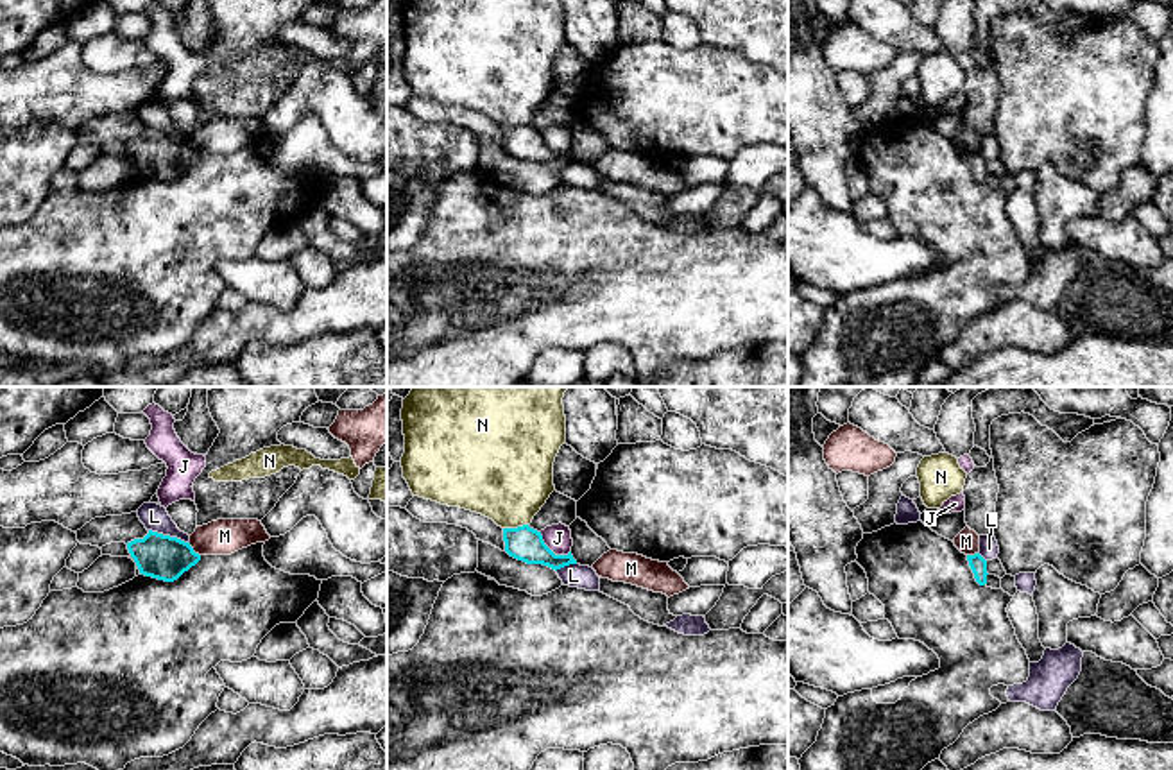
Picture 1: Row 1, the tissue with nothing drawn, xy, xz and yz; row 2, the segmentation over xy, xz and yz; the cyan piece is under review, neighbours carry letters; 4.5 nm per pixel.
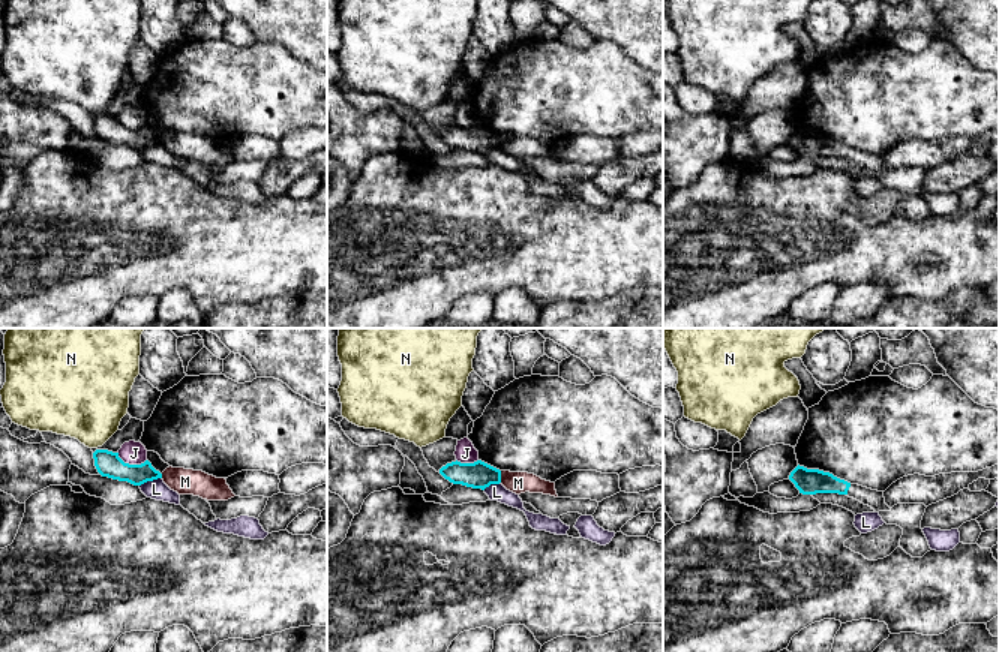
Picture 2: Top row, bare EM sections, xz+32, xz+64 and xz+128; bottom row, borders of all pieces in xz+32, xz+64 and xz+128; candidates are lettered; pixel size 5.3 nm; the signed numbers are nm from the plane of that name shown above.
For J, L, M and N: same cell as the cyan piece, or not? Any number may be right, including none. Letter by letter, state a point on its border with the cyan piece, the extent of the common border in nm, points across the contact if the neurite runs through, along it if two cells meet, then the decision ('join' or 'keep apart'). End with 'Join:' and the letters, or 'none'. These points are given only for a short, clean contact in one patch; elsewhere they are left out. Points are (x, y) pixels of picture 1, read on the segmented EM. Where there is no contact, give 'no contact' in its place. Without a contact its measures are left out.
J: xz (550, 550) | 170 nm | along xz (539, 532), (541, 539), (556, 554), (570, 552) | keep apart
L: xy (169, 536) | 200 nm | along xy (149, 529), (188, 543) | keep apart
M: xy (192, 550) | 80 nm | along xy (188, 543), (199, 556) | keep apart
N: xz (514, 529) | 110 nm | keep apart
Join: none

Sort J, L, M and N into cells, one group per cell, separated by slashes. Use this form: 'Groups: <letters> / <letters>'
Groups: J / L / M / N

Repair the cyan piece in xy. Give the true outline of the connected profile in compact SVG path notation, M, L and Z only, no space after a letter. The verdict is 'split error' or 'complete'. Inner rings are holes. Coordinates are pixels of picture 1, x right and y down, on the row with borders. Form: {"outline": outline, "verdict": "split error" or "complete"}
{"outline": "M149 530L143 539L127 543L127 550L145 577L177 580L201 560L190 543Z", "verdict": "complete"}

